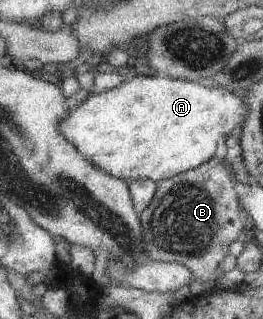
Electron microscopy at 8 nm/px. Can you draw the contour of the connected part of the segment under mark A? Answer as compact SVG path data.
M138 75L126 78L118 87L88 94L59 121L57 128L62 137L74 145L86 161L102 172L127 183L146 179L158 183L197 168L211 157L215 157L218 140L223 137L226 139L238 123L243 123L247 114L245 107L242 99L231 91L211 88L204 82Z

